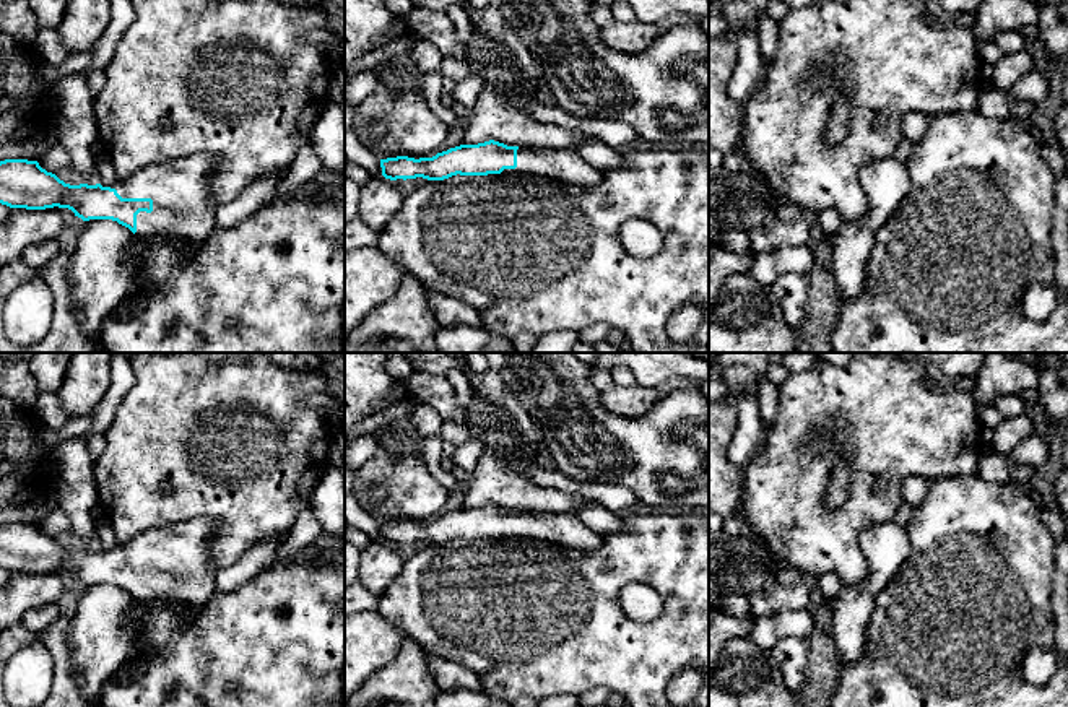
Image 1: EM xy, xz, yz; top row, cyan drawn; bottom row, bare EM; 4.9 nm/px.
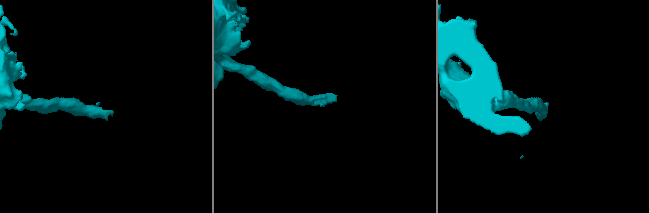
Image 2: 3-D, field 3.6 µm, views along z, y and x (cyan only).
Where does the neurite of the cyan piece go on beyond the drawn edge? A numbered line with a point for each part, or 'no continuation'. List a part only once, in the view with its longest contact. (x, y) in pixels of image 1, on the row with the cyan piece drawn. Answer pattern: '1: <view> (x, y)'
1: xy (182, 210)

